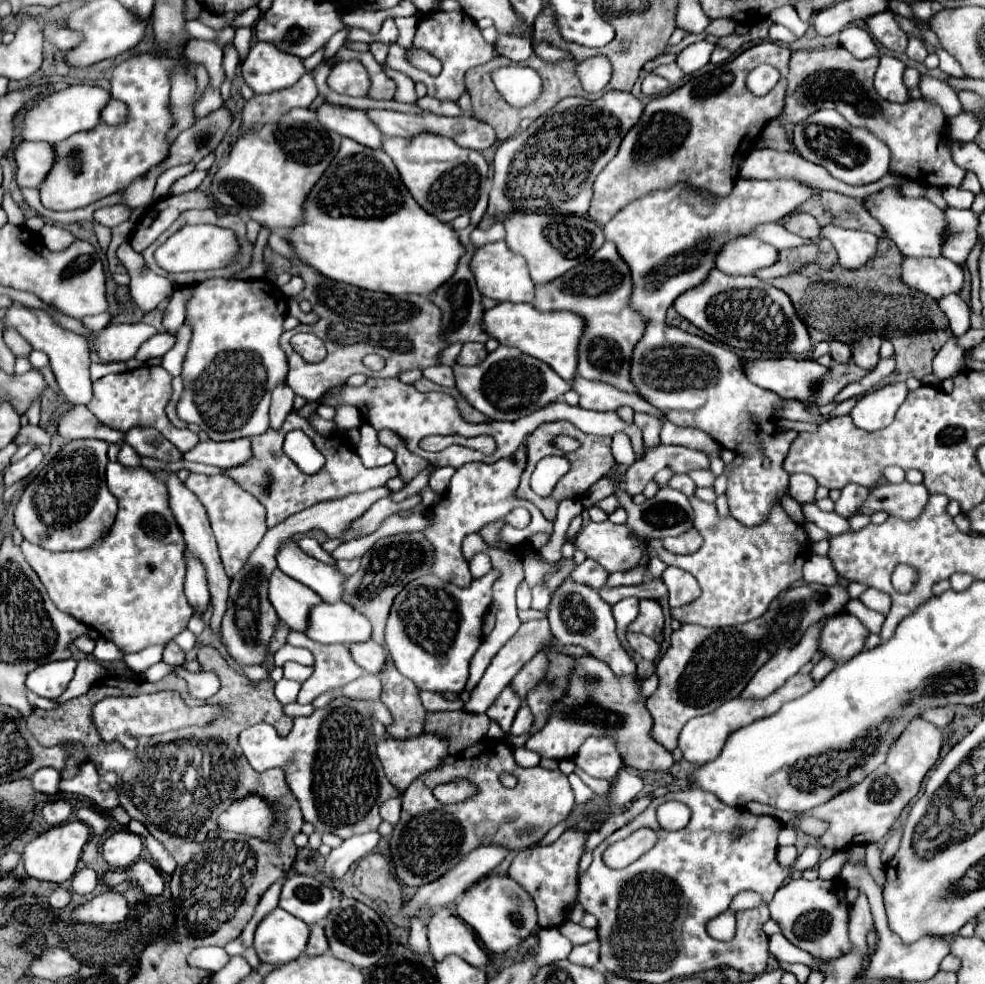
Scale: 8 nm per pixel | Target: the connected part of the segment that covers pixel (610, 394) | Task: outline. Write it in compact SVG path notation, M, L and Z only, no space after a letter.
M575 377L575 381L571 383L573 391L579 393L581 401L579 405L585 409L593 409L593 411L615 411L621 405L629 405L633 411L643 411L643 413L651 413L657 415L659 419L663 417L653 405L649 405L643 397L631 395L631 393L621 393L619 389L613 389L611 385L601 385L599 381L587 381L583 377Z

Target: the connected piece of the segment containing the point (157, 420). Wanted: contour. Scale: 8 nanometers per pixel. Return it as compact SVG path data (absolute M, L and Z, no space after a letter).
M143 365L133 371L117 373L117 375L105 375L99 381L93 383L93 399L89 401L89 411L107 427L126 432L131 427L155 427L161 431L181 453L189 451L193 445L197 445L199 437L197 433L189 429L177 429L165 413L165 407L171 399L171 375L161 367Z

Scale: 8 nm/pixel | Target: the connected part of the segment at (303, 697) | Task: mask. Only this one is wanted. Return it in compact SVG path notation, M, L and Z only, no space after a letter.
M290 631L287 642L293 646L307 647L315 657L315 673L301 685L297 699L299 703L311 703L321 693L341 689L349 681L363 675L363 669L353 661L349 647L345 645L323 645L297 631Z

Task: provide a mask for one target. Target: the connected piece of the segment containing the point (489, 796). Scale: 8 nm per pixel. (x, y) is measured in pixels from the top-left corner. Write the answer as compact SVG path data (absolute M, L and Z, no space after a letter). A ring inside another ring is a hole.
M489 737L467 747L455 763L439 765L437 769L419 775L407 787L401 799L403 811L393 829L391 859L395 865L395 875L411 887L421 887L421 883L435 881L441 877L441 871L451 869L455 861L469 853L469 849L477 849L477 845L505 841L511 851L537 845L551 827L561 823L571 813L575 805L567 775L563 775L559 769L549 771L539 765L523 769L515 763L513 747L509 743ZM501 771L513 773L519 779L517 787L503 787L499 781ZM459 777L465 777L477 785L479 793L457 805L441 805L431 793L433 787Z

